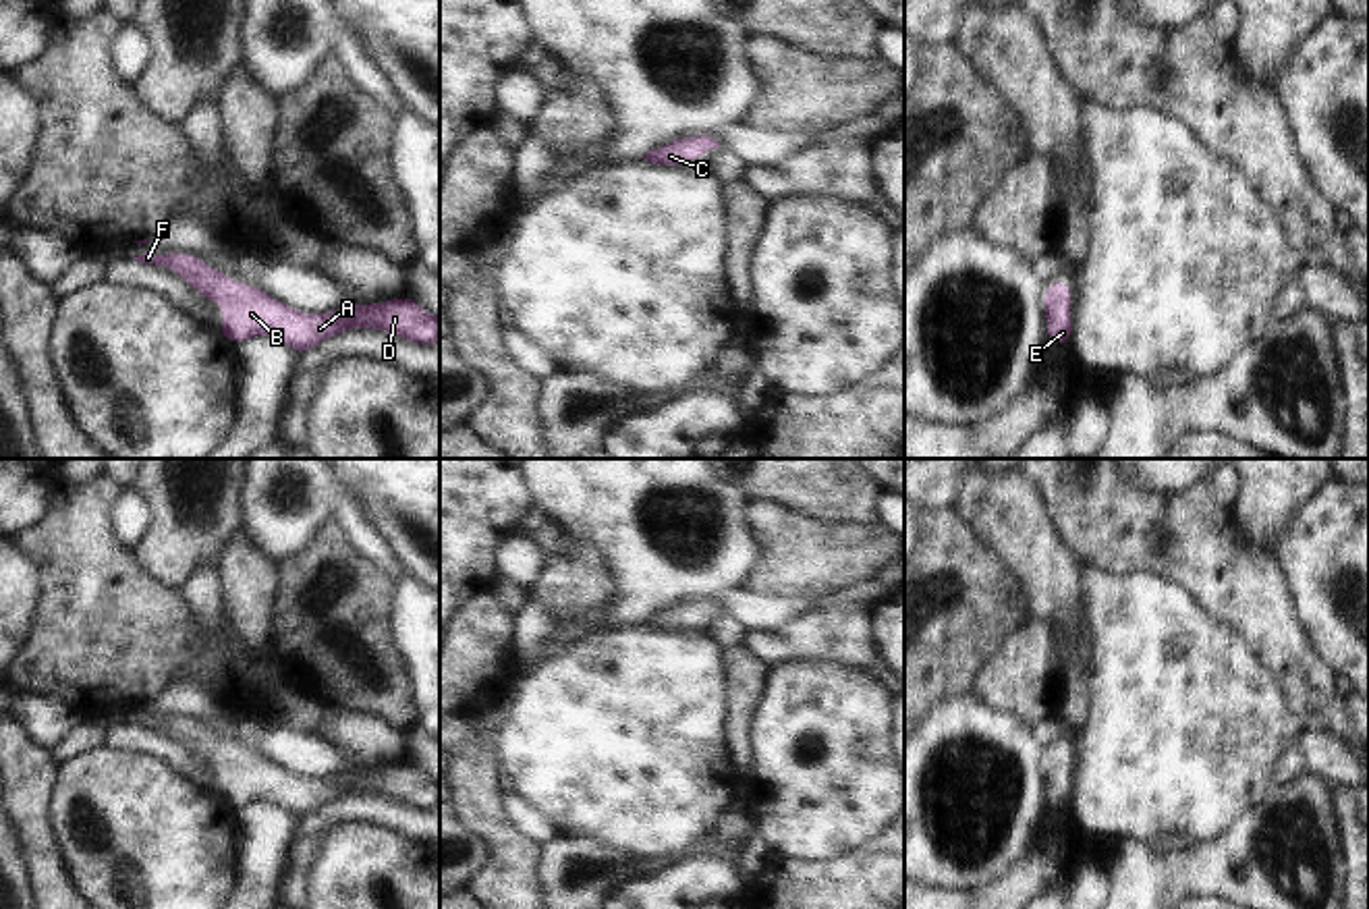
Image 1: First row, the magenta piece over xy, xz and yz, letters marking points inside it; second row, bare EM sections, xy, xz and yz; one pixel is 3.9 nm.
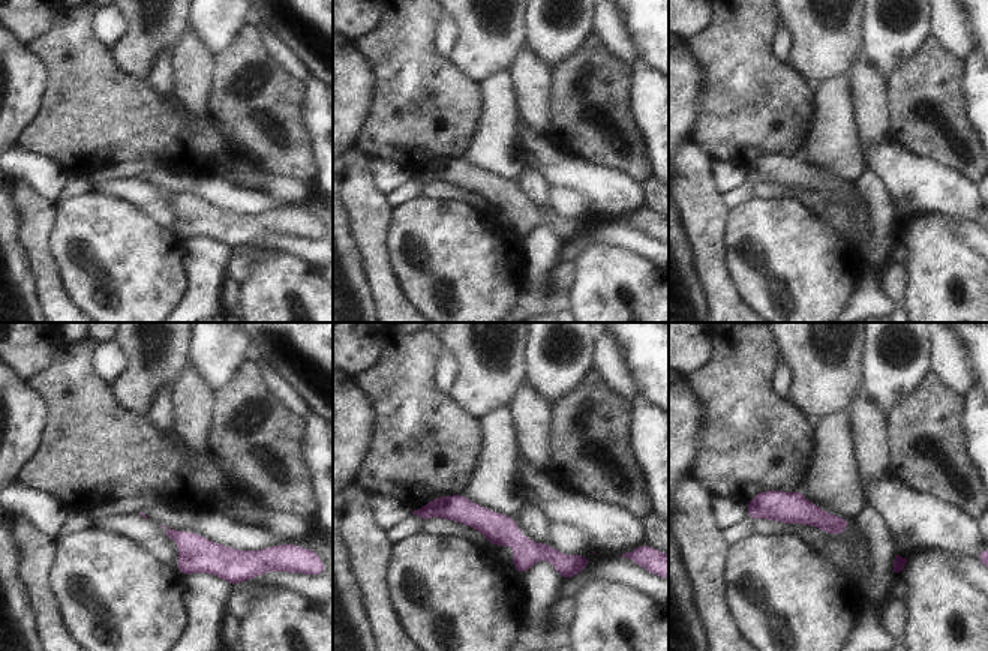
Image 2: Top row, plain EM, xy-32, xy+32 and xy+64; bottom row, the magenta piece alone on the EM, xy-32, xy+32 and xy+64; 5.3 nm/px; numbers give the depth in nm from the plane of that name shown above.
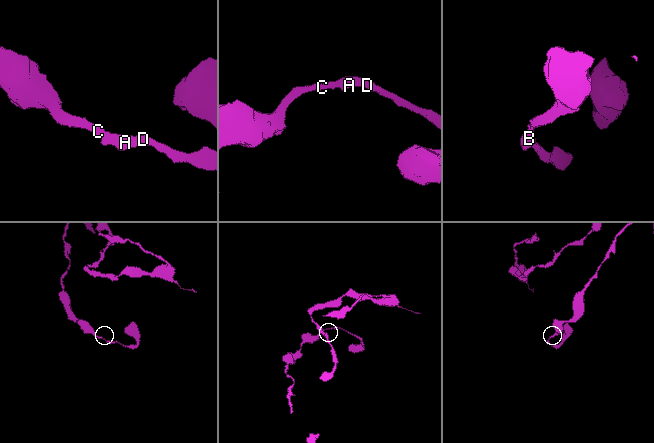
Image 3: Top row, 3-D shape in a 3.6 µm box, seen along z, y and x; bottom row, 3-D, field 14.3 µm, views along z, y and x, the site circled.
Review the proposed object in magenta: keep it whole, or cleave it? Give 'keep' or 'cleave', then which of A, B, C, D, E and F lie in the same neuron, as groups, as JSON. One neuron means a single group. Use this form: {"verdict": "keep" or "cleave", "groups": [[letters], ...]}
{"verdict": "keep", "groups": [["A", "B", "C", "D", "E", "F"]]}

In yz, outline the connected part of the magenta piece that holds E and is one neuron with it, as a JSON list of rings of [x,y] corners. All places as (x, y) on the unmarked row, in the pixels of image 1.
[[[1060,741],[1058,747],[1052,747],[1043,755],[1043,774],[1047,780],[1047,807],[1068,809],[1072,801],[1072,780],[1068,776],[1070,751],[1066,743]]]

